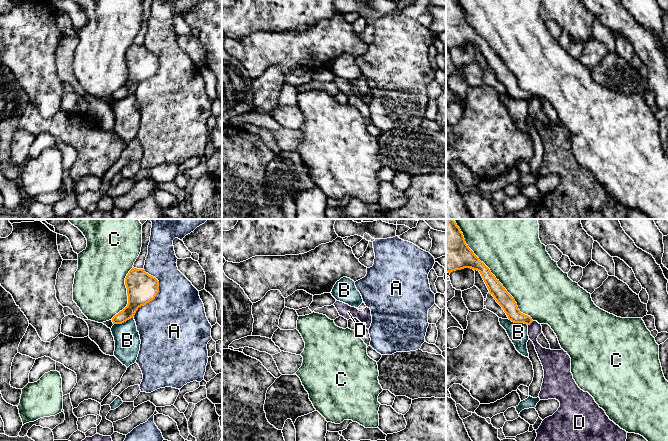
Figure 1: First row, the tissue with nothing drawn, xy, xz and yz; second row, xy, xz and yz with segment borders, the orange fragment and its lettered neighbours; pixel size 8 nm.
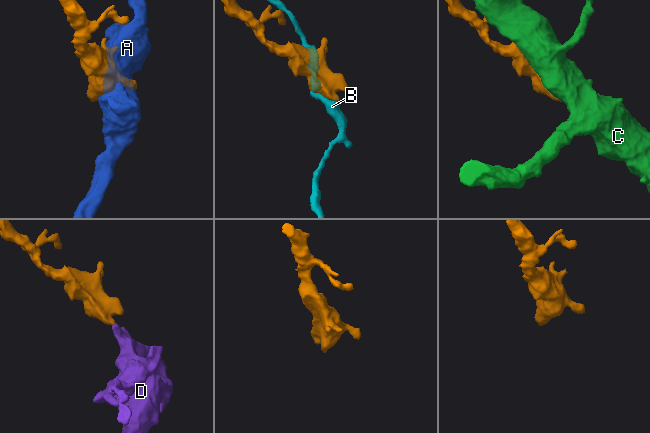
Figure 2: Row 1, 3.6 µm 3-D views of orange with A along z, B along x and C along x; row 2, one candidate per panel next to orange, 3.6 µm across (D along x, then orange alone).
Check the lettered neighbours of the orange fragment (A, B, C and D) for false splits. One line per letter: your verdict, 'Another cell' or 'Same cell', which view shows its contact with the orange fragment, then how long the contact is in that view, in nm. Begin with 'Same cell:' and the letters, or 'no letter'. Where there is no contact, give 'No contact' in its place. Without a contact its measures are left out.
Same cell: no letter
A: Another cell. Touches orange in xy. Shared border 400 nm
B: Another cell. Touches orange in yz. Shared border 170 nm
C: Another cell. Touches orange in yz. Shared border 1050 nm
D: Another cell. Touches orange in yz. Shared border 60 nm

